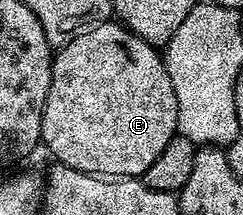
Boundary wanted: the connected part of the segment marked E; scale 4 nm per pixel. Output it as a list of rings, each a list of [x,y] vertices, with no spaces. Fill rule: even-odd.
[[[119,22],[95,24],[93,28],[87,28],[82,34],[74,36],[70,43],[63,45],[55,53],[52,62],[52,81],[50,82],[50,90],[46,94],[44,113],[42,114],[42,130],[40,131],[43,147],[48,147],[49,154],[53,156],[51,159],[55,163],[65,164],[70,170],[78,170],[91,176],[102,176],[105,178],[143,177],[144,172],[150,170],[151,164],[154,163],[154,158],[158,158],[158,154],[162,154],[162,150],[166,150],[166,146],[170,143],[173,136],[177,135],[177,122],[178,98],[174,98],[174,86],[170,82],[170,74],[168,73],[167,66],[164,64],[163,55],[153,45],[135,36],[123,24]]]

